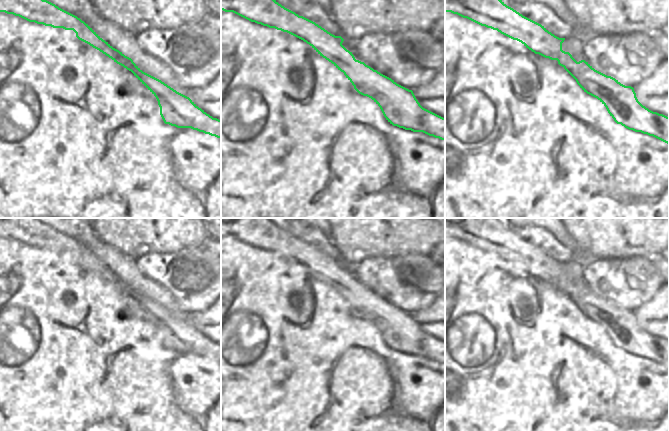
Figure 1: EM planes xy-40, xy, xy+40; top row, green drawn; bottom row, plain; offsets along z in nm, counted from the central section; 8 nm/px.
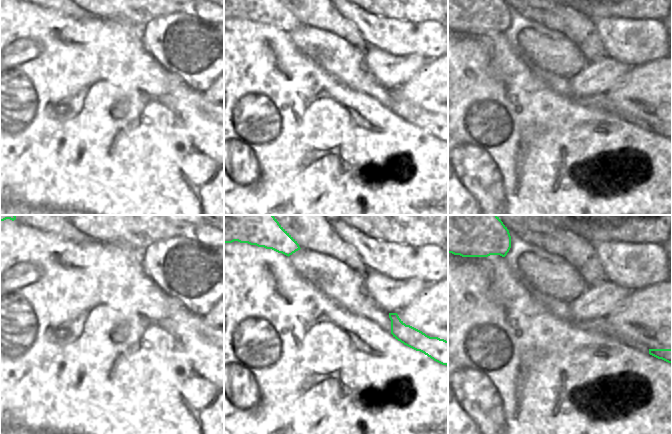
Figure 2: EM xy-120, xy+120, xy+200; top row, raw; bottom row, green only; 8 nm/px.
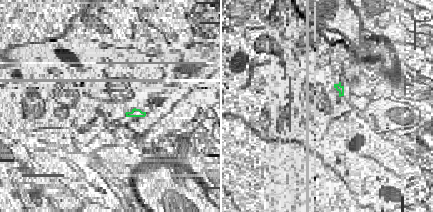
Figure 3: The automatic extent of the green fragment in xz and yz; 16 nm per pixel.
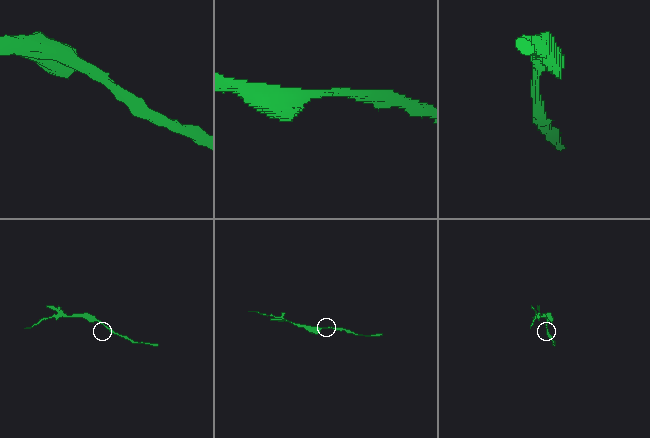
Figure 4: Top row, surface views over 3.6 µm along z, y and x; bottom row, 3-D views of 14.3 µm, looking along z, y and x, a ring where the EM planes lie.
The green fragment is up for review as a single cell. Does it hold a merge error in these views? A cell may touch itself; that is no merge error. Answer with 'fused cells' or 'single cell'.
single cell

